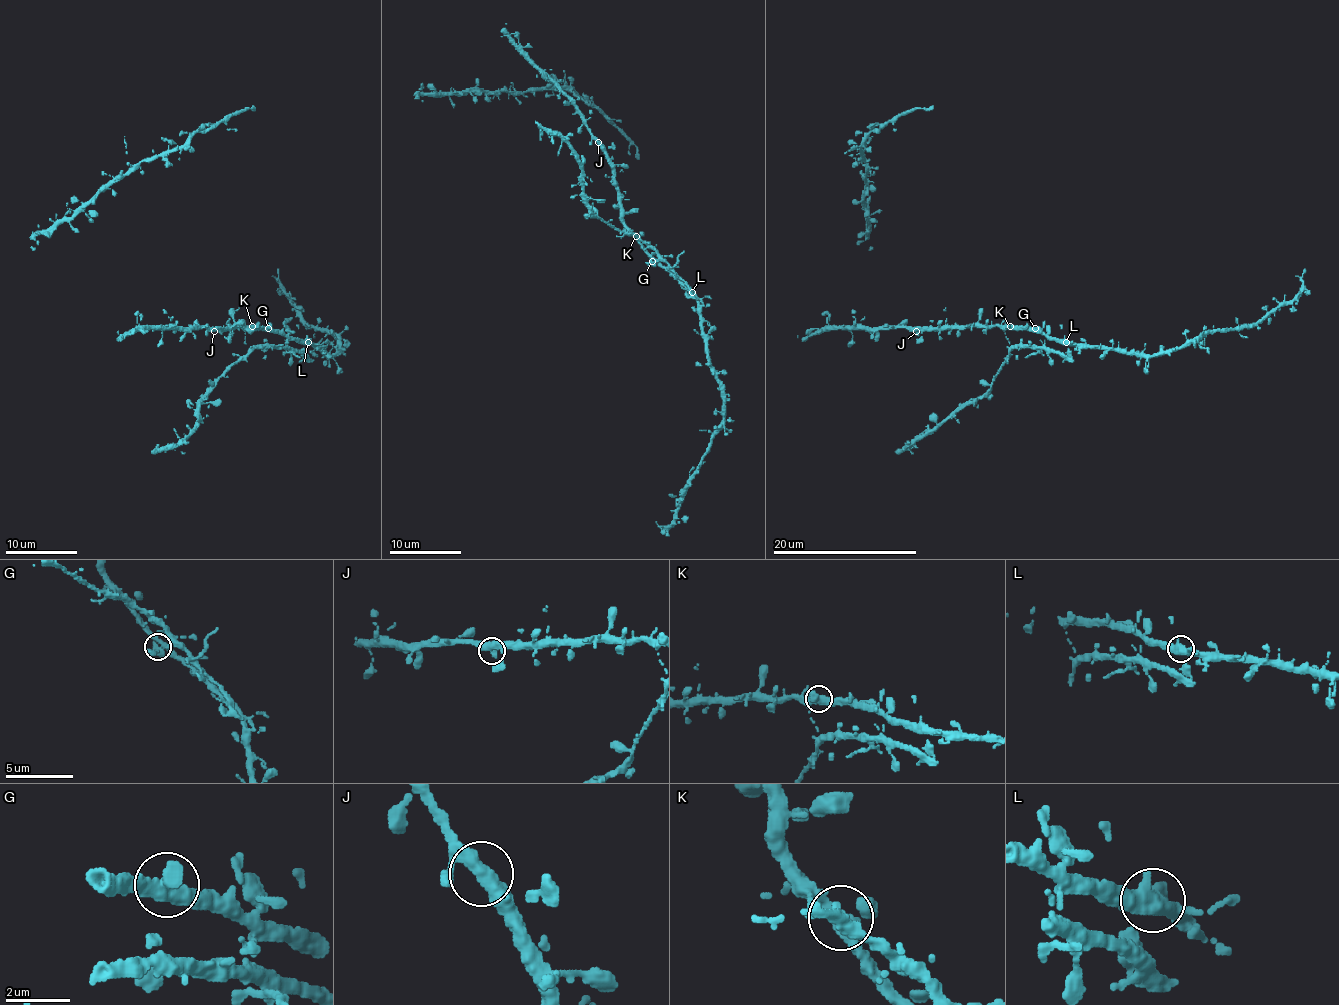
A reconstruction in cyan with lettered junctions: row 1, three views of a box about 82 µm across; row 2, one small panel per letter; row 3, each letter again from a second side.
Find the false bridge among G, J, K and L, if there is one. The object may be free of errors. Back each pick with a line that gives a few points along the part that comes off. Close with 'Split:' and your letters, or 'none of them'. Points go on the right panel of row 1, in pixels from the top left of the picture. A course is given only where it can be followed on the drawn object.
Split: none of them

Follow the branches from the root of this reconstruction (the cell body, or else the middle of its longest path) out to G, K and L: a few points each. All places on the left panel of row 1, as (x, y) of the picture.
G: (214, 328), (268, 328)
K: (214, 328), (252, 326)
L: (214, 328), (268, 326), (308, 342)

